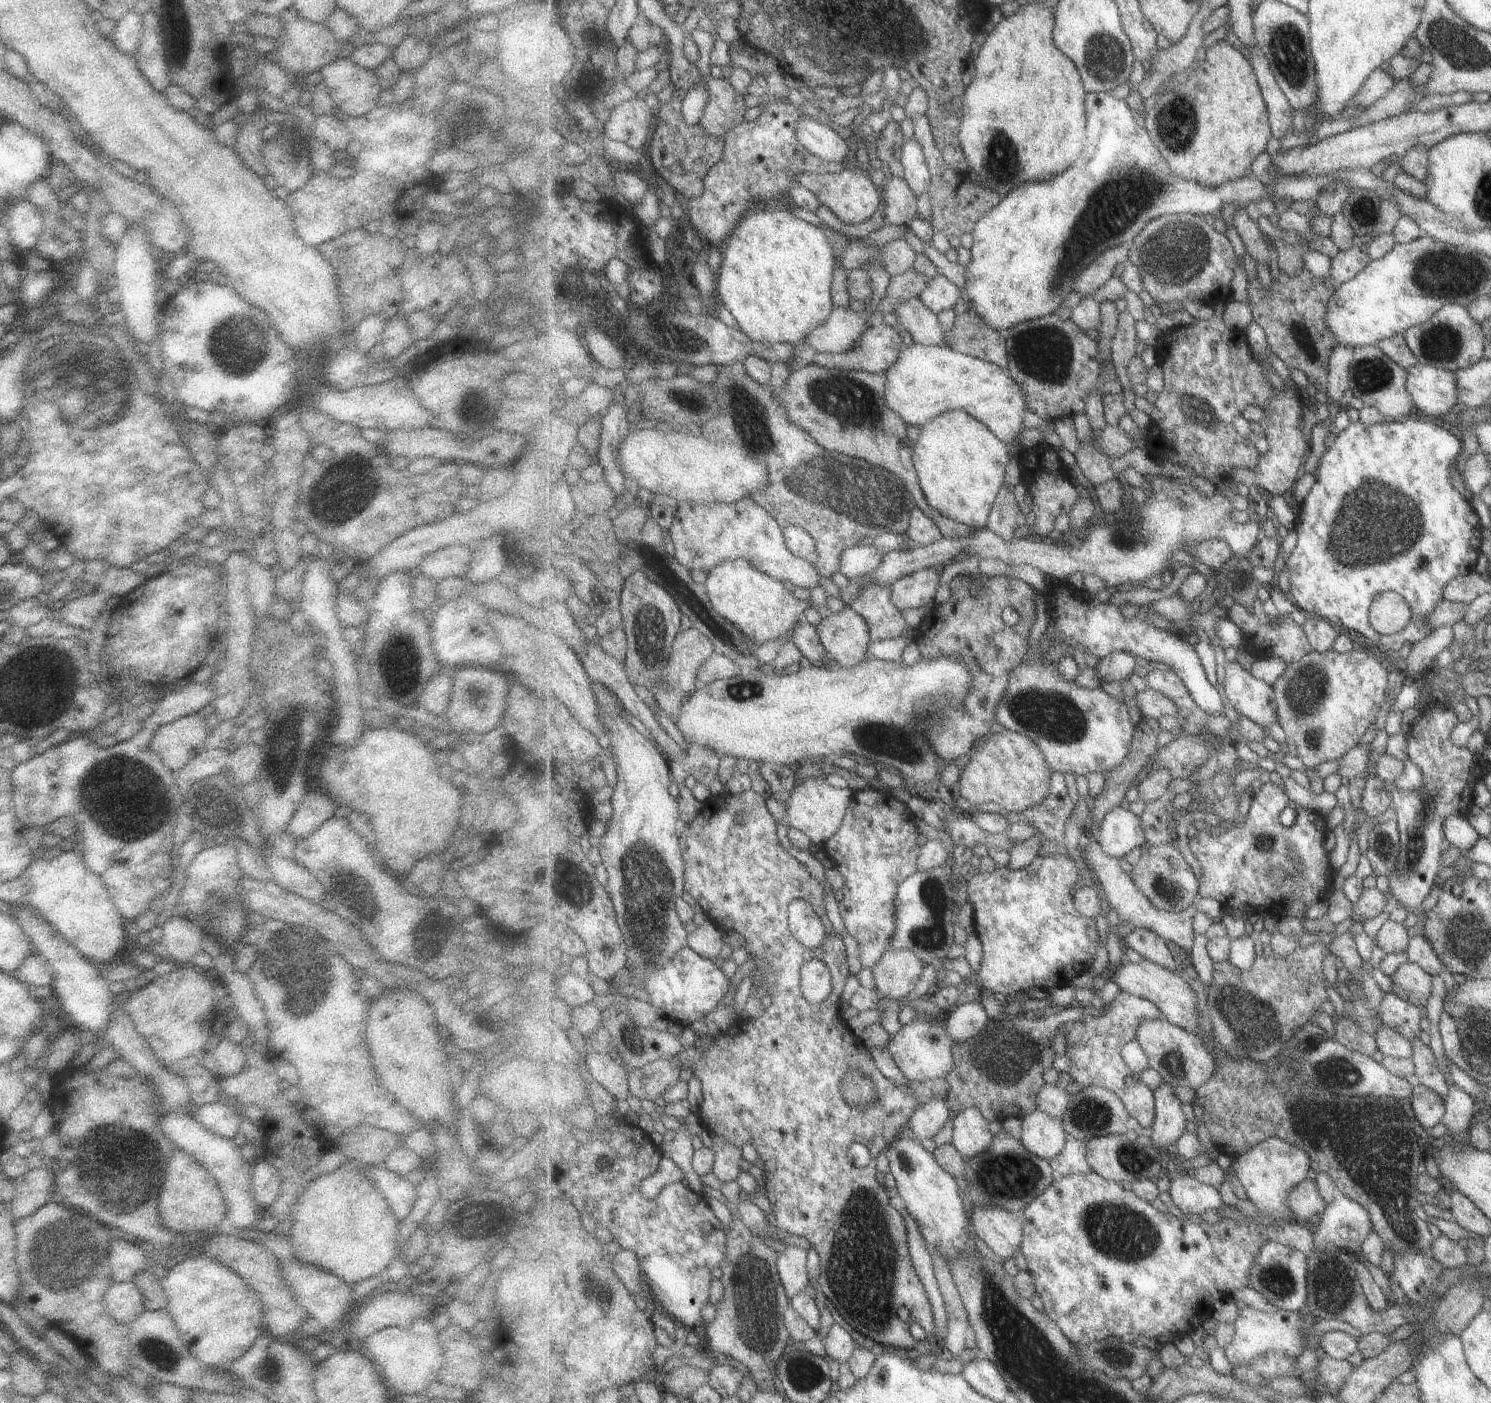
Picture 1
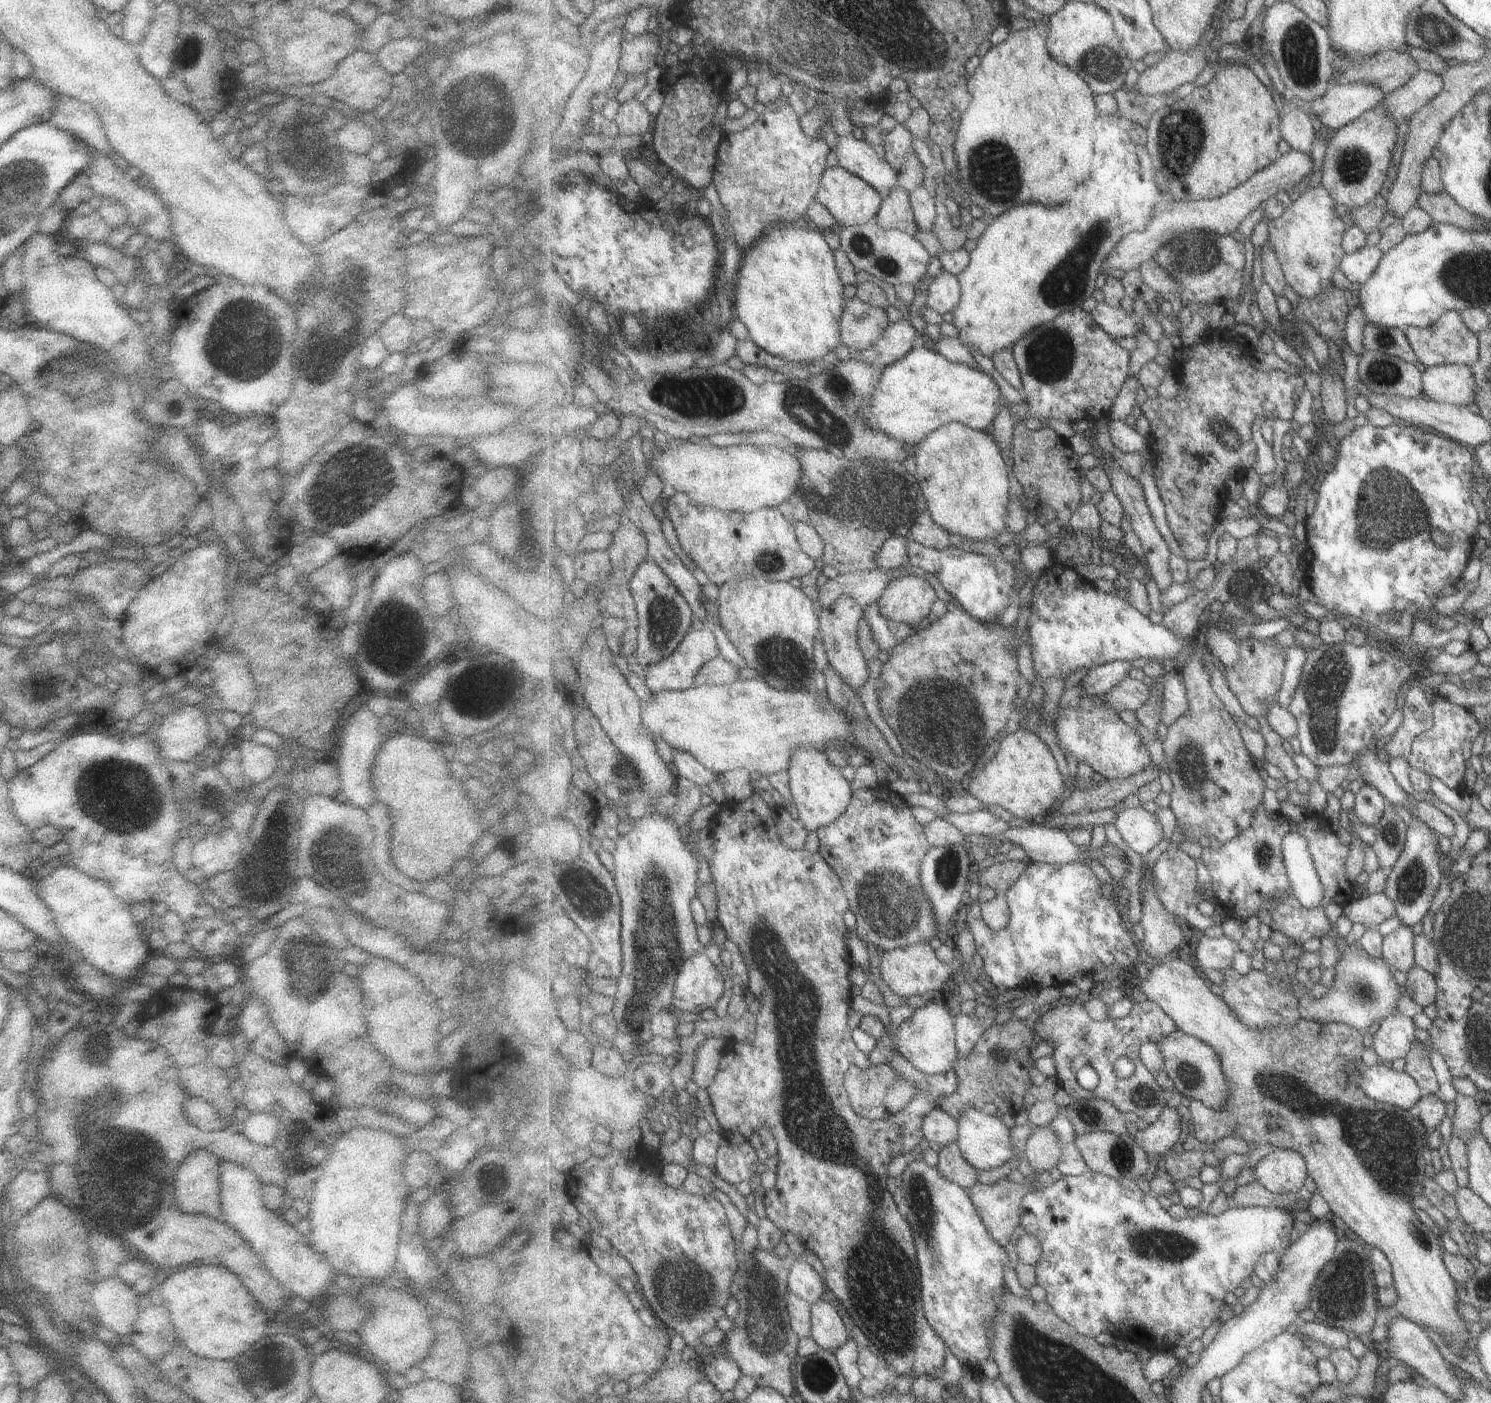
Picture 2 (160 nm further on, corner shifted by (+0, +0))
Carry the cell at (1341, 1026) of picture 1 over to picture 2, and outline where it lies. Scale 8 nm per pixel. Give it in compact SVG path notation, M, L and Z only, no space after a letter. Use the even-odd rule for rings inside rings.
M1174 956L1164 961L1150 963L1147 978L1145 980L1139 978L1139 982L1137 983L1140 984L1139 990L1147 996L1148 1000L1159 1004L1159 1006L1165 1010L1165 1013L1173 1018L1173 1022L1176 1022L1178 1029L1209 1044L1221 1058L1225 1078L1227 1078L1227 1086L1229 1086L1229 1090L1227 1090L1227 1092L1229 1092L1227 1108L1225 1108L1225 1110L1214 1110L1207 1106L1207 1104L1195 1098L1190 1098L1190 1105L1188 1106L1192 1118L1190 1128L1191 1134L1193 1134L1193 1137L1196 1139L1196 1143L1200 1146L1204 1146L1221 1142L1221 1140L1232 1136L1233 1138L1244 1138L1247 1144L1256 1144L1257 1146L1269 1144L1275 1148L1282 1147L1292 1149L1303 1154L1309 1168L1309 1175L1313 1178L1316 1183L1316 1189L1328 1203L1330 1211L1334 1213L1334 1216L1344 1221L1345 1225L1348 1225L1367 1246L1377 1246L1377 1248L1388 1257L1392 1265L1398 1299L1385 1312L1381 1312L1378 1315L1374 1330L1371 1330L1369 1334L1362 1338L1369 1345L1383 1345L1387 1339L1387 1332L1389 1331L1391 1320L1393 1320L1395 1316L1405 1316L1405 1318L1409 1318L1409 1320L1415 1322L1415 1324L1428 1326L1432 1331L1436 1332L1439 1337L1443 1336L1442 1339L1445 1340L1444 1344L1447 1344L1447 1347L1449 1347L1455 1355L1461 1352L1461 1350L1465 1348L1465 1342L1467 1342L1467 1336L1469 1336L1469 1332L1467 1331L1468 1322L1459 1318L1457 1308L1453 1306L1453 1302L1457 1302L1458 1300L1455 1298L1454 1281L1445 1268L1441 1234L1436 1226L1429 1228L1429 1220L1421 1220L1421 1212L1417 1212L1417 1208L1414 1207L1415 1195L1420 1193L1422 1186L1425 1185L1425 1182L1429 1179L1428 1176L1425 1176L1425 1168L1429 1168L1429 1163L1427 1164L1427 1162L1425 1162L1425 1140L1429 1142L1431 1131L1427 1130L1425 1124L1419 1119L1416 1109L1403 1109L1388 1104L1387 1102L1374 1100L1367 1096L1363 1090L1359 1090L1357 1086L1353 1086L1353 1084L1349 1082L1349 1074L1343 1070L1343 1064L1349 1064L1349 1062L1361 1063L1361 1056L1363 1056L1363 1050L1365 1050L1365 1036L1363 1036L1362 1031L1353 1026L1349 1026L1349 1024L1343 1024L1343 1022L1336 1025L1331 1023L1322 1024L1321 1022L1308 1019L1301 1019L1299 1020L1299 1024L1293 1024L1293 1026L1275 1026L1275 1028L1267 1028L1267 1030L1253 1030L1253 1028L1245 1026L1245 1024L1235 1016L1235 1012L1229 1008L1229 1004L1225 1004L1225 1000L1223 1000L1220 995L1214 993L1214 987L1209 988L1209 986L1207 986L1207 982L1195 972L1195 968L1193 968L1191 964L1187 964L1187 962L1183 962L1183 960L1179 960Z

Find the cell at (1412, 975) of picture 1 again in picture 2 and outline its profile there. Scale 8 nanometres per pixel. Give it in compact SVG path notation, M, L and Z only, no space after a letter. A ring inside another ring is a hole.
M1413 966L1406 973L1406 980L1403 987L1405 988L1404 995L1409 996L1415 1004L1423 1008L1430 1004L1436 1005L1438 983L1433 973L1419 966Z

